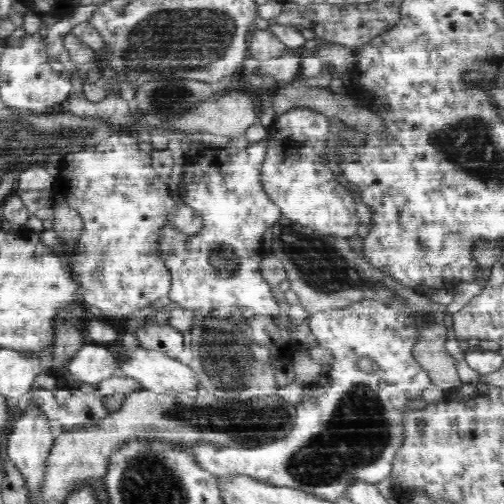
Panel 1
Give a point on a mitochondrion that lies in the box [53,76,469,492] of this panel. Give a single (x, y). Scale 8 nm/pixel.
(357, 433)

